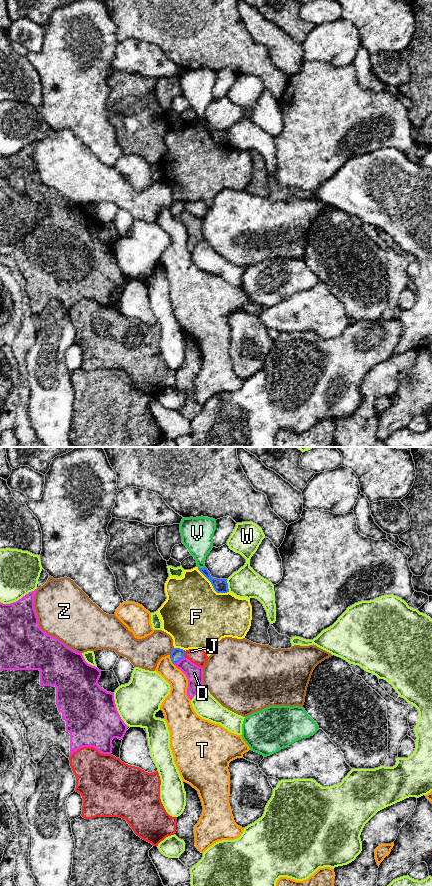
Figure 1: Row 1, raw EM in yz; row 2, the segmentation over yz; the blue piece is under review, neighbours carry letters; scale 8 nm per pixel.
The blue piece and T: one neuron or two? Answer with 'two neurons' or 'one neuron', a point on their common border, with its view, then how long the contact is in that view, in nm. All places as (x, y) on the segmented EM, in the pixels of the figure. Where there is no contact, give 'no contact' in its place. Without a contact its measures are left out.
one neuron; meets blue in yz at (171, 660); contact 100 nm long

